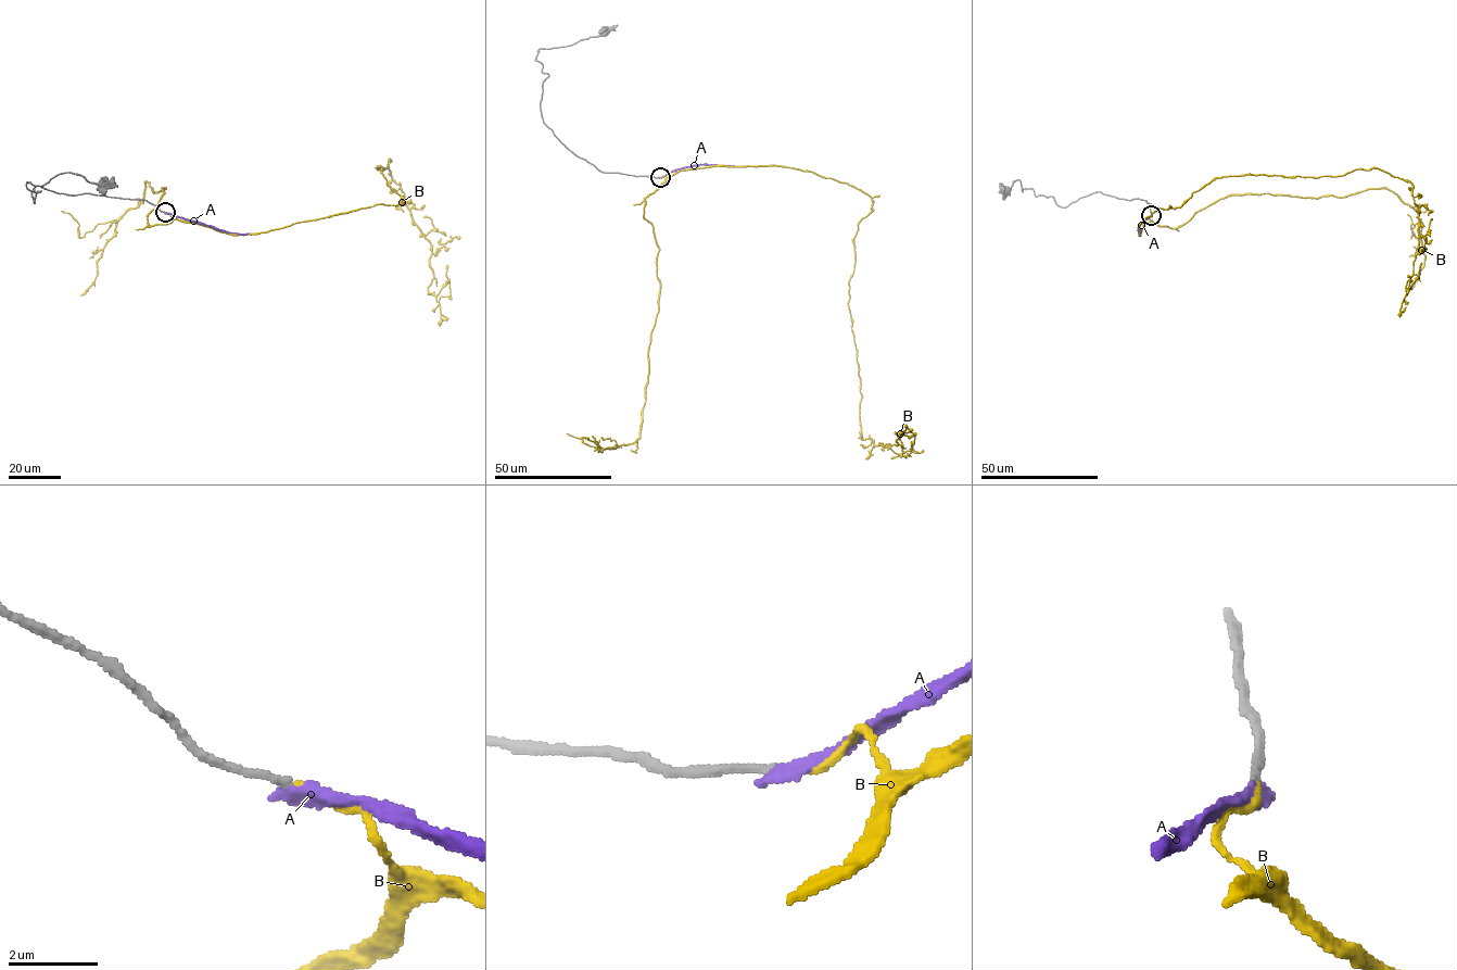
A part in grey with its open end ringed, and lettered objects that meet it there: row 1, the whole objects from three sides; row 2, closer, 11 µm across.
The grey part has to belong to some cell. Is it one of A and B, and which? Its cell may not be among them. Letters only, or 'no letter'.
B

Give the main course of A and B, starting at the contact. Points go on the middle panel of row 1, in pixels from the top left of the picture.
A: (660, 177), (699, 164), (736, 166)
B: (660, 177), (775, 165), (869, 196), (848, 284), (861, 436), (885, 445), (913, 432), (912, 448)

